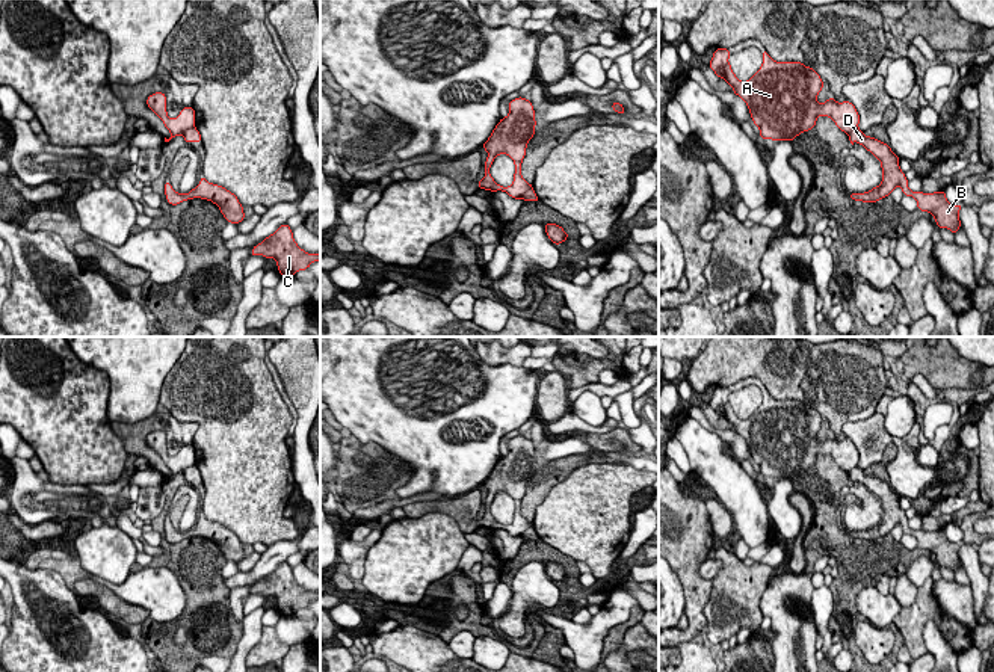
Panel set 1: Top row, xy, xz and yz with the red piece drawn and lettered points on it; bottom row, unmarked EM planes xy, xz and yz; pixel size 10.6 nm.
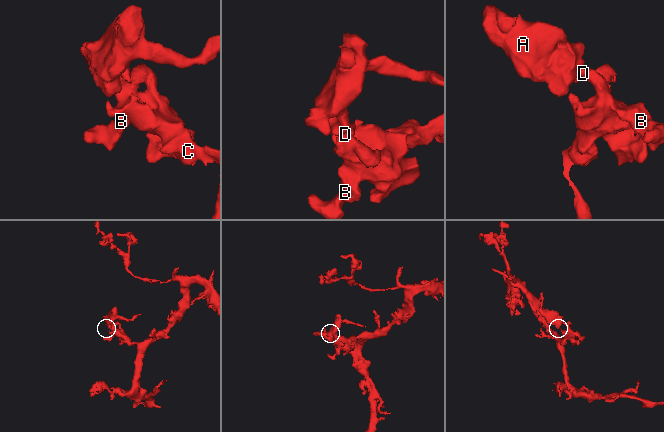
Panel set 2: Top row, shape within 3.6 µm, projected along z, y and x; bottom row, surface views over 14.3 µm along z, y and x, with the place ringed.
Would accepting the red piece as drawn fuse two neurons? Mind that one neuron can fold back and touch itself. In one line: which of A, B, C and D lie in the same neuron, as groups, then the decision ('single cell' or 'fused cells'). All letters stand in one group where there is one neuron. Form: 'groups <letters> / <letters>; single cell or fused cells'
groups A / B C D; fused cells

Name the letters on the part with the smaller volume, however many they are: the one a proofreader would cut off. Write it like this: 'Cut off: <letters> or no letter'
Cut off: A

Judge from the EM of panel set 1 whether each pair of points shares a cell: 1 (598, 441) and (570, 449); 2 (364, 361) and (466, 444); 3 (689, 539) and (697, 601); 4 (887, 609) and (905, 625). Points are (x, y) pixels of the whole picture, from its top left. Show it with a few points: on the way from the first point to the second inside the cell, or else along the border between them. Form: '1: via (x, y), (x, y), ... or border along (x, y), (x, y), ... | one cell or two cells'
1: border along (586, 441), (605, 452) | two cells
2: via (375, 391), (413, 429), (422, 429), (435, 443) | one cell
3: via (689, 554), (689, 577), (695, 586) | one cell
4: border along (902, 607), (892, 621) | two cells

